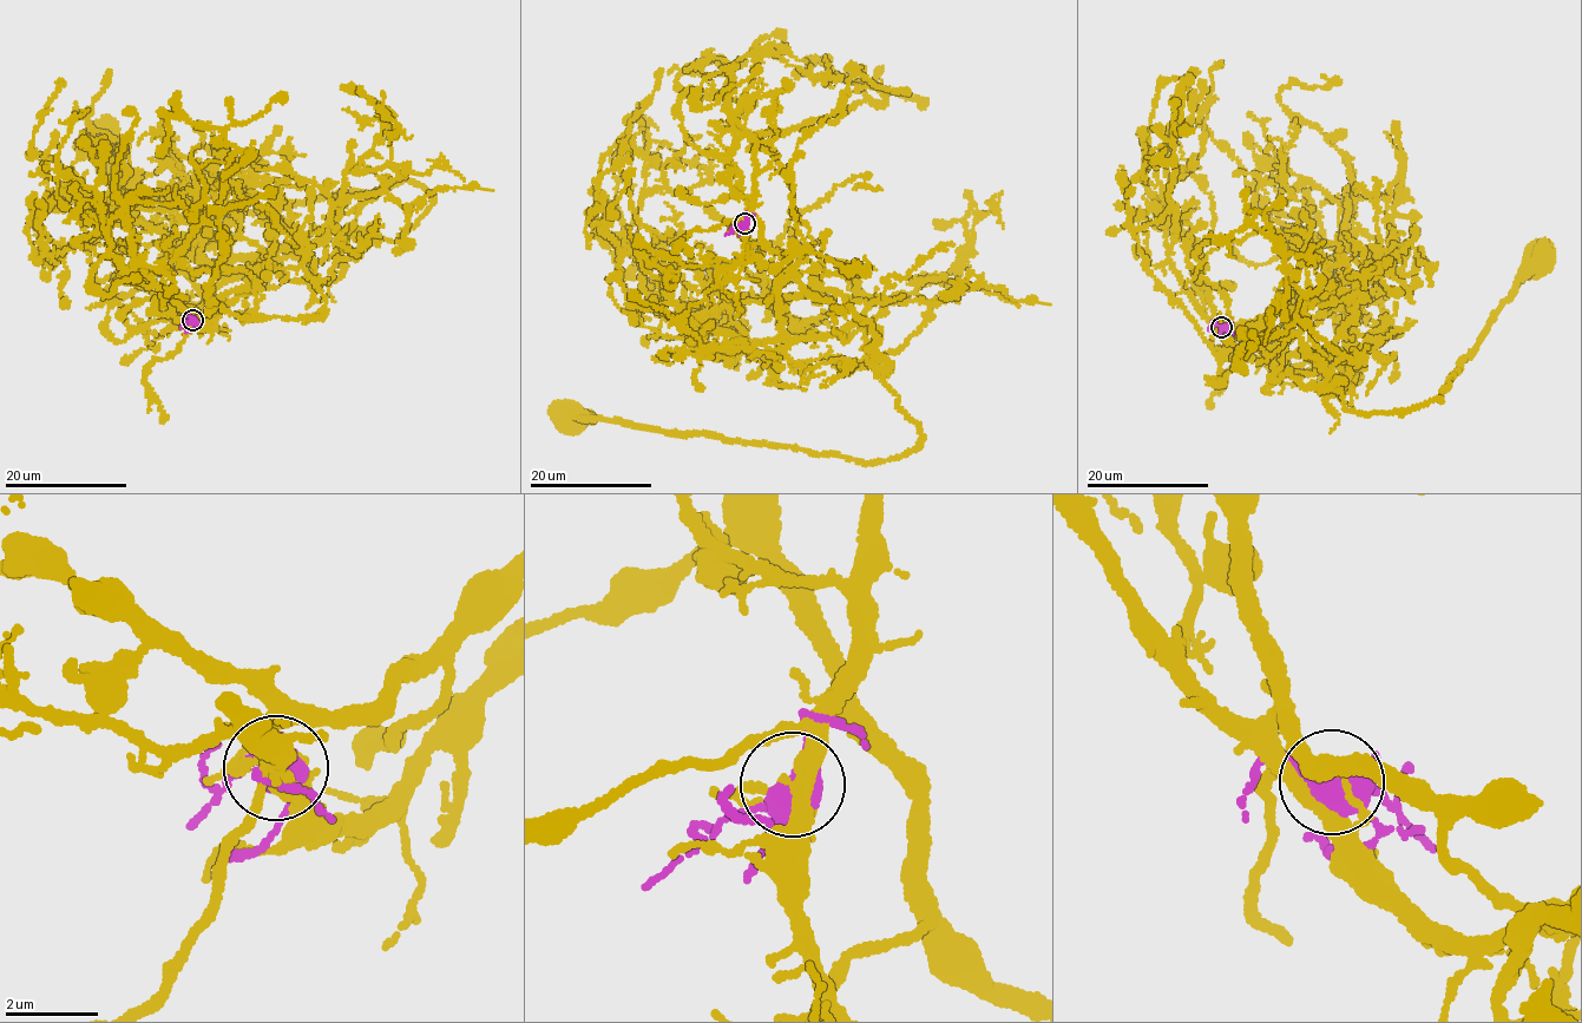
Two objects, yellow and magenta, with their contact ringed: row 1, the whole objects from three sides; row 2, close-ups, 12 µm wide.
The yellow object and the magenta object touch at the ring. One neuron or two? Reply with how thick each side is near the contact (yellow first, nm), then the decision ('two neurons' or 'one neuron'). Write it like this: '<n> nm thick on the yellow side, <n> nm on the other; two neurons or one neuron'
110 nm thick on the yellow side, 440 nm on the other; two neurons

